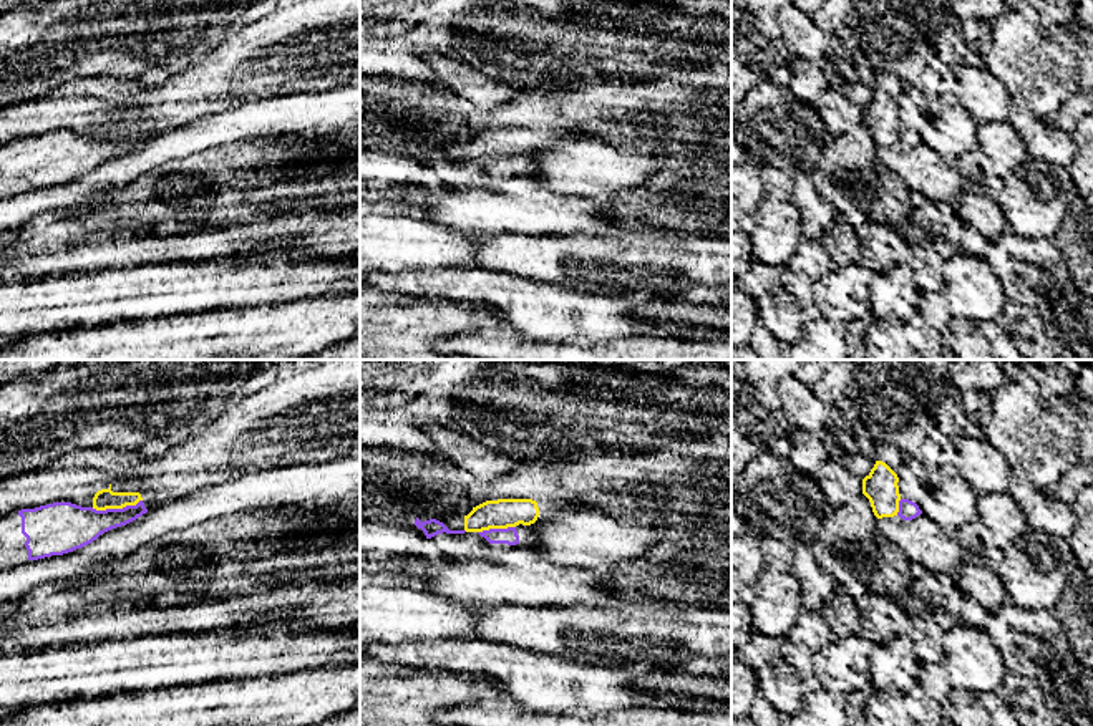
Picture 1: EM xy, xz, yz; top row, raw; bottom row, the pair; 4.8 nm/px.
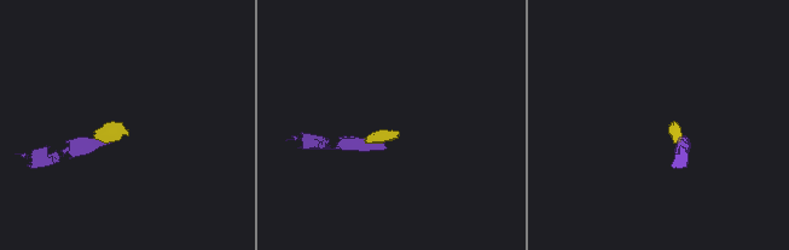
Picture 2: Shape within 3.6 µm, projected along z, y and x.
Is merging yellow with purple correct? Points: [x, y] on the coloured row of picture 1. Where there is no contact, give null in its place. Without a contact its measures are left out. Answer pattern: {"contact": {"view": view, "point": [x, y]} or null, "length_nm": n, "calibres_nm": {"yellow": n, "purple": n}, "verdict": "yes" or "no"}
{"contact": {"view": "xy", "point": [116, 508]}, "length_nm": 260, "calibres_nm": {"yellow": 100, "purple": 220}, "verdict": "no"}

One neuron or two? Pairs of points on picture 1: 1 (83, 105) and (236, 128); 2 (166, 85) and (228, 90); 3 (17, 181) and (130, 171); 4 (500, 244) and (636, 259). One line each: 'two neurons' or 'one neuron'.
1: two neurons
2: one neuron
3: two neurons
4: one neuron

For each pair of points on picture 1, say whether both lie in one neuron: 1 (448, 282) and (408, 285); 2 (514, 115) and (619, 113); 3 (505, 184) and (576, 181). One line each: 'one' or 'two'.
1: one
2: one
3: two

